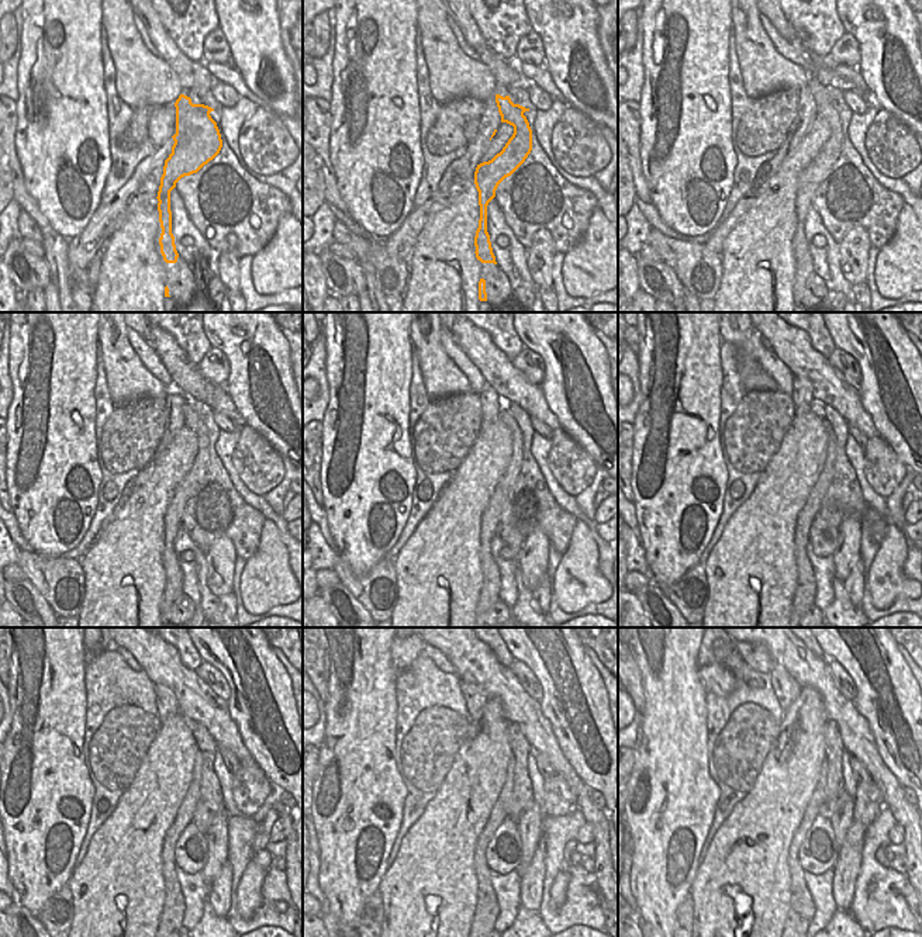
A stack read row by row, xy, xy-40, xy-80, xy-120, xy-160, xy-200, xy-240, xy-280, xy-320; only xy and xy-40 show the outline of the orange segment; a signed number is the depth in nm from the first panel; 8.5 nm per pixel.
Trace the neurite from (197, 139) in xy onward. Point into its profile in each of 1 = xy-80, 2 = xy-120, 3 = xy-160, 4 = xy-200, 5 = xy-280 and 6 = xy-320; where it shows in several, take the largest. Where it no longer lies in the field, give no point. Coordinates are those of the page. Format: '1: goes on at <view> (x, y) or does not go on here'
1: goes on at xy-80 (811, 177)
2: goes on at xy-120 (186, 488)
3: goes on at xy-160 (490, 521)
4: goes on at xy-200 (805, 590)
5: goes on at xy-280 (486, 913)
6: goes on at xy-320 (801, 910)

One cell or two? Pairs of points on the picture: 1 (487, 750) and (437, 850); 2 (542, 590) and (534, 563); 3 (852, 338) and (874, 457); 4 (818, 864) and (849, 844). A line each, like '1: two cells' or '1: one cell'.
1: one cell
2: two cells
3: two cells
4: two cells

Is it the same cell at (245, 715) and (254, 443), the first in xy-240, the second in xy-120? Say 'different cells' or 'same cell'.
different cells

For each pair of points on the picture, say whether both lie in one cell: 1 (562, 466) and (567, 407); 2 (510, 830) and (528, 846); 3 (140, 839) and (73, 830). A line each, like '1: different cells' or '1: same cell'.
1: different cells
2: different cells
3: different cells

